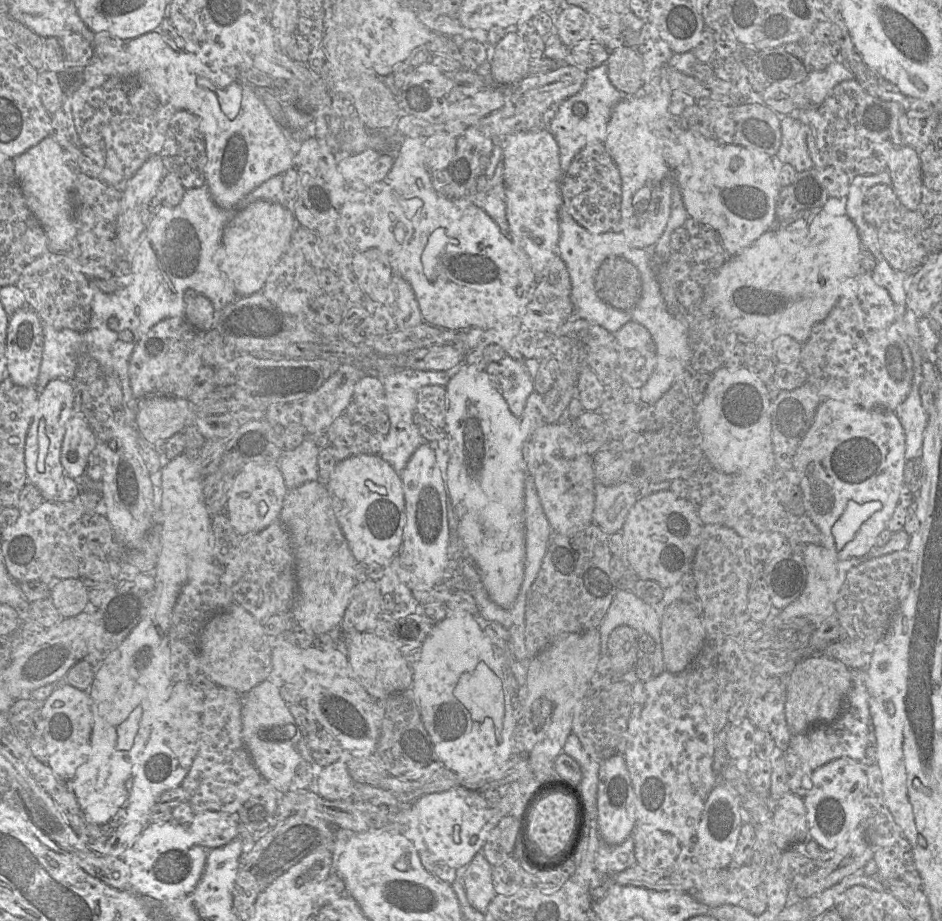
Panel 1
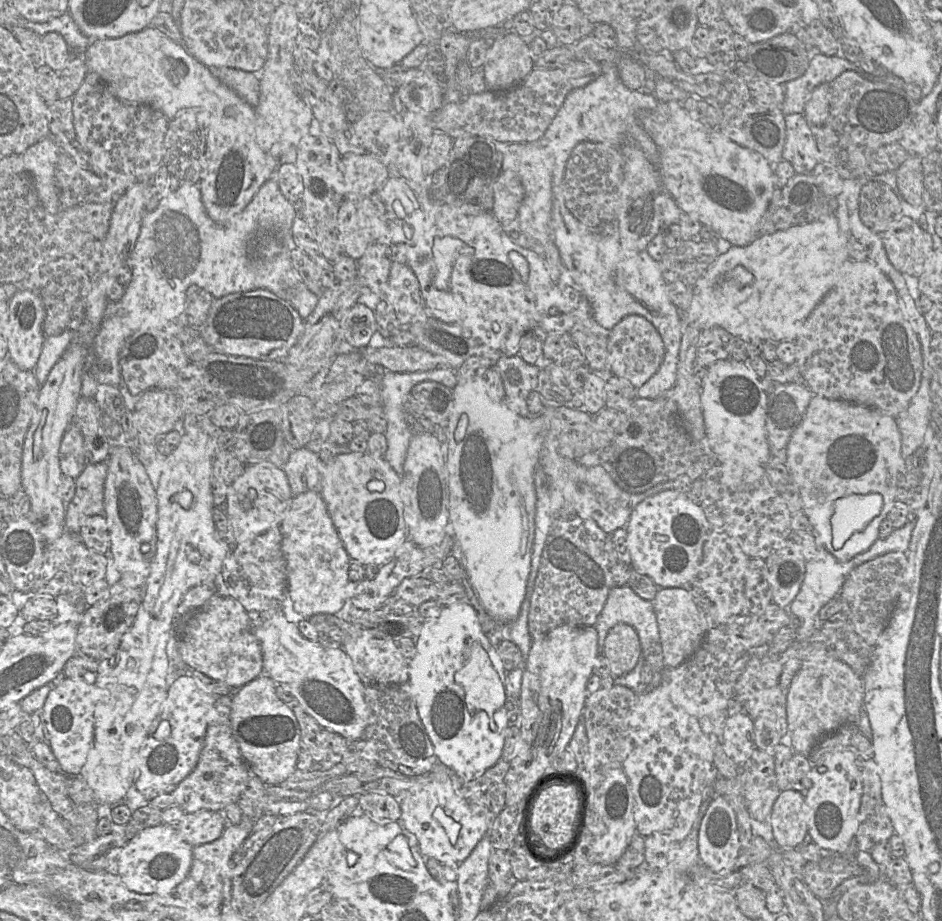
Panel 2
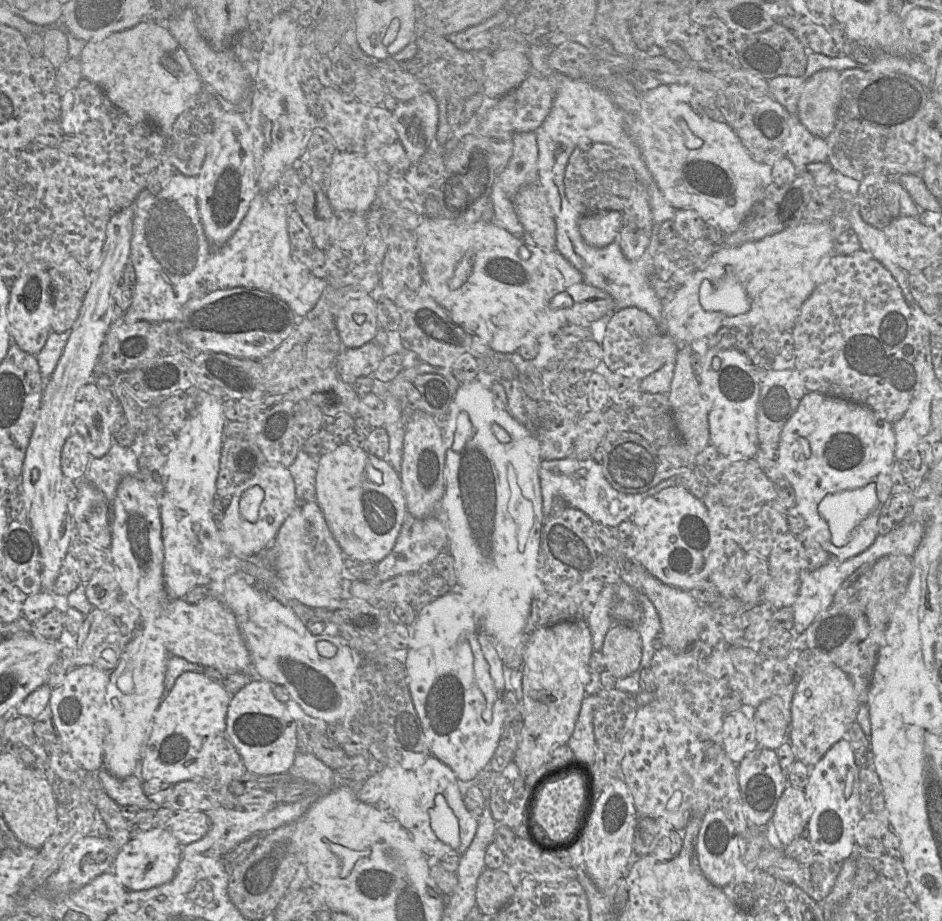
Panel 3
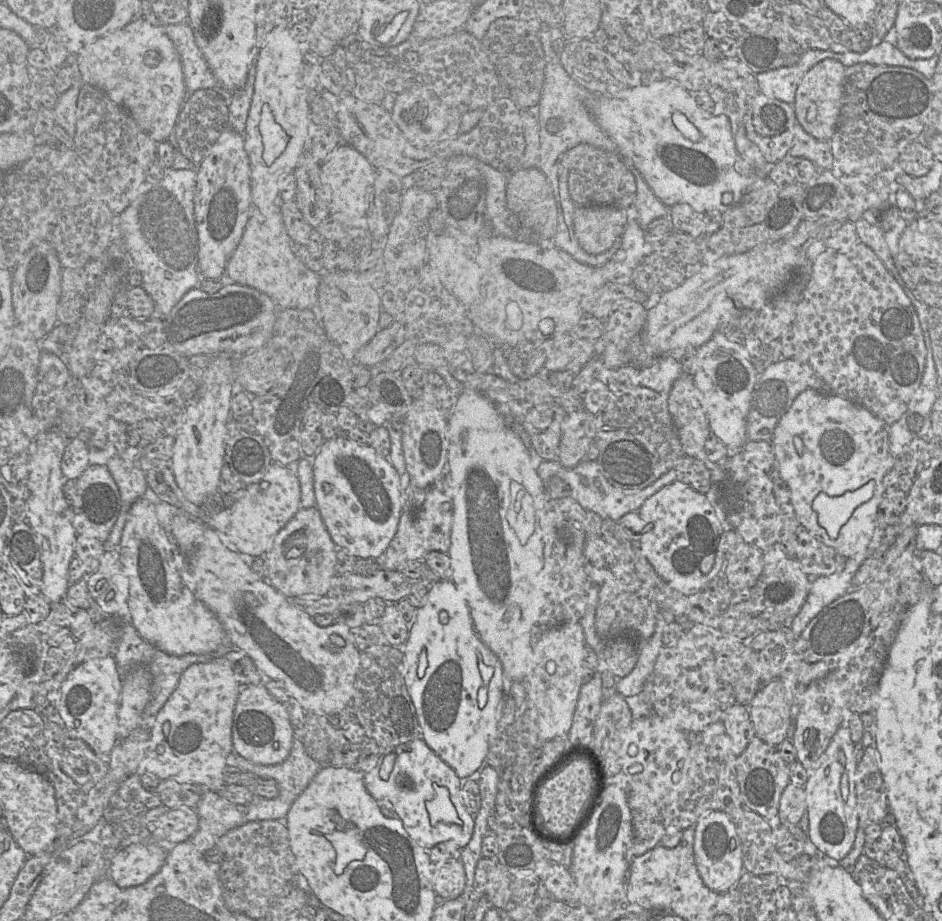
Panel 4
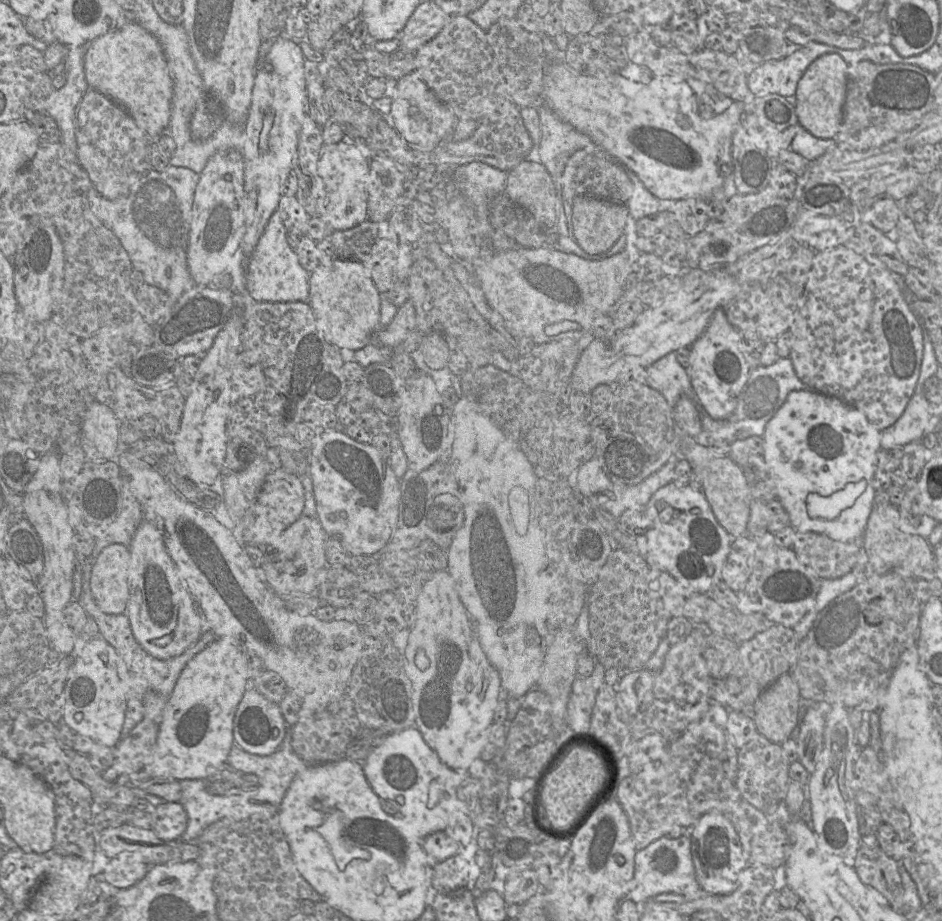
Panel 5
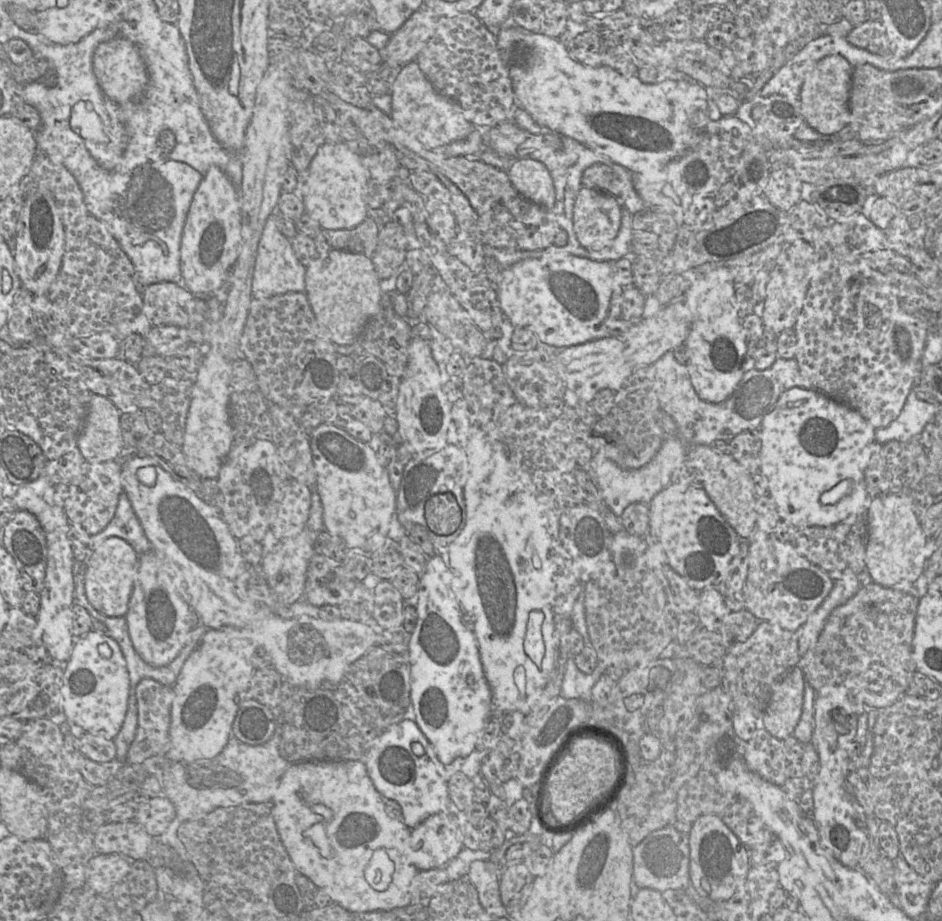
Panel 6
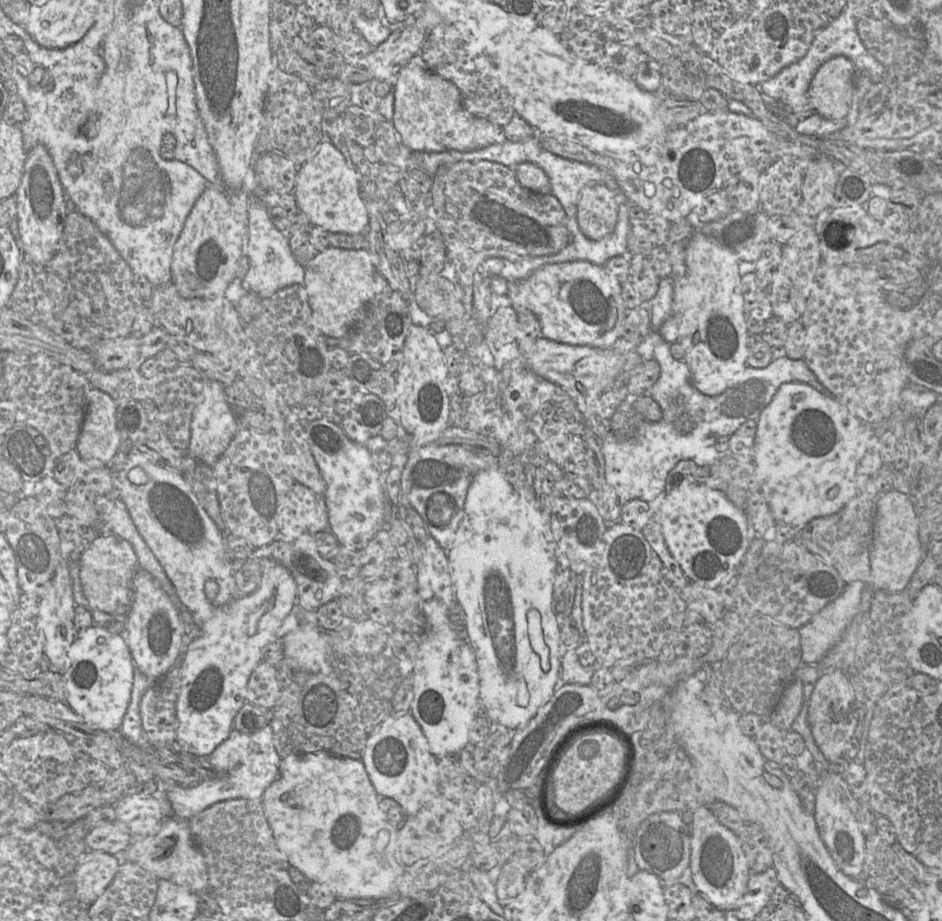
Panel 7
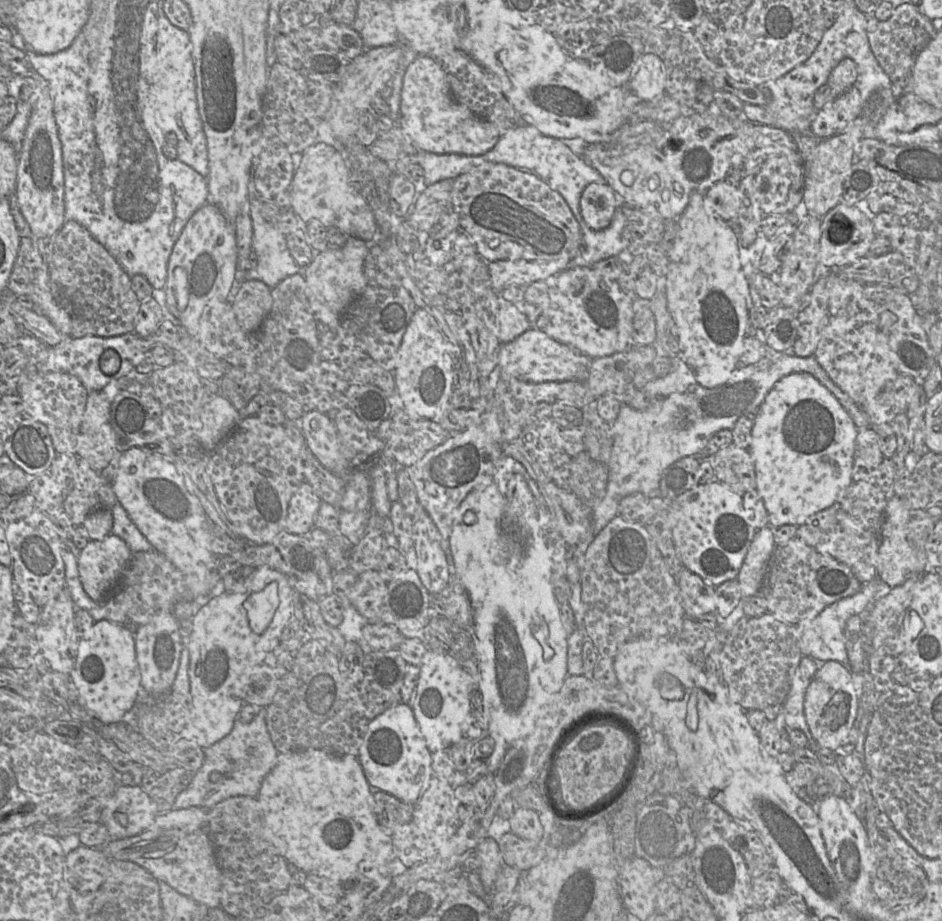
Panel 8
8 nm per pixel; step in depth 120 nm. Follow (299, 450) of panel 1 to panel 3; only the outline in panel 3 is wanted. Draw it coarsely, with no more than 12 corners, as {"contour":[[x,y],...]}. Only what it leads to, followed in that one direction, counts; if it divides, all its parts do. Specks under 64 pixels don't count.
{"contour":[[301,449],[288,469],[297,503],[315,502],[318,457]]}

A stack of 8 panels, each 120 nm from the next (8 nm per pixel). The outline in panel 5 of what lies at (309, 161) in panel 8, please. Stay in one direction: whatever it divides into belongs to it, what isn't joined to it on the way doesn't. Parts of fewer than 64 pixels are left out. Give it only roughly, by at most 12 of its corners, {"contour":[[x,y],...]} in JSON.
{"contour":[[361,142],[323,147],[317,172],[334,231],[367,219],[369,159]]}

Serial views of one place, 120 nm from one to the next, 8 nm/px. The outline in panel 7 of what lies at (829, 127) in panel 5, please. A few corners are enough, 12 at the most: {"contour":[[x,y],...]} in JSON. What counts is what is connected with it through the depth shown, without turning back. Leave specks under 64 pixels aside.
{"contour":[[826,61],[808,91],[817,114],[846,118],[856,68]]}

